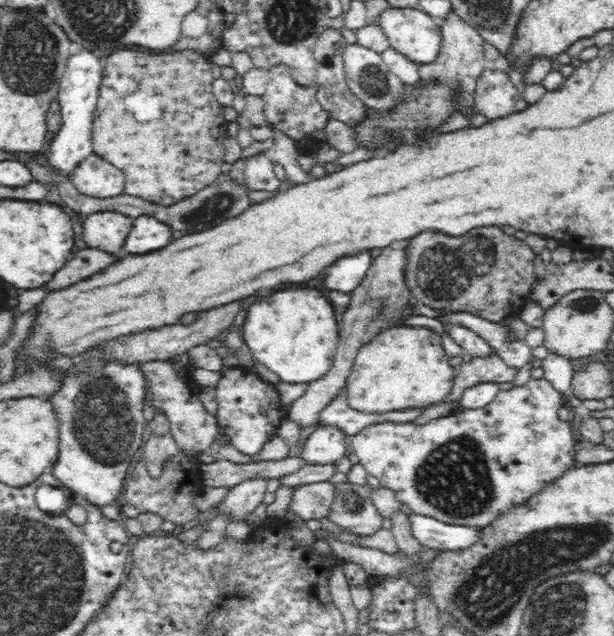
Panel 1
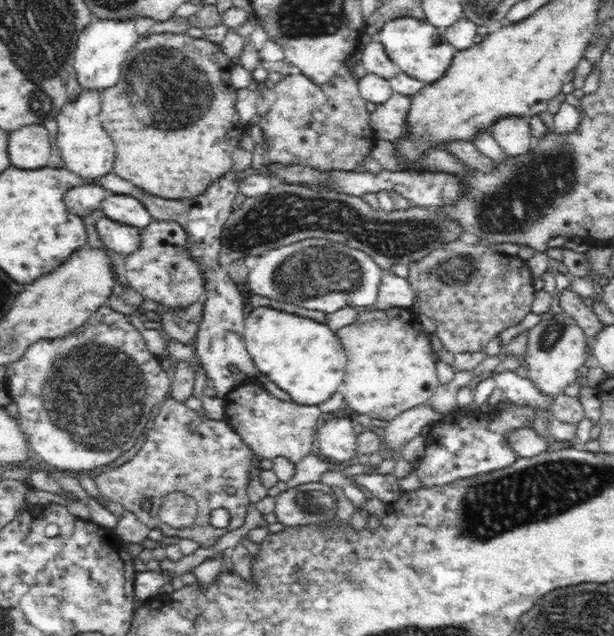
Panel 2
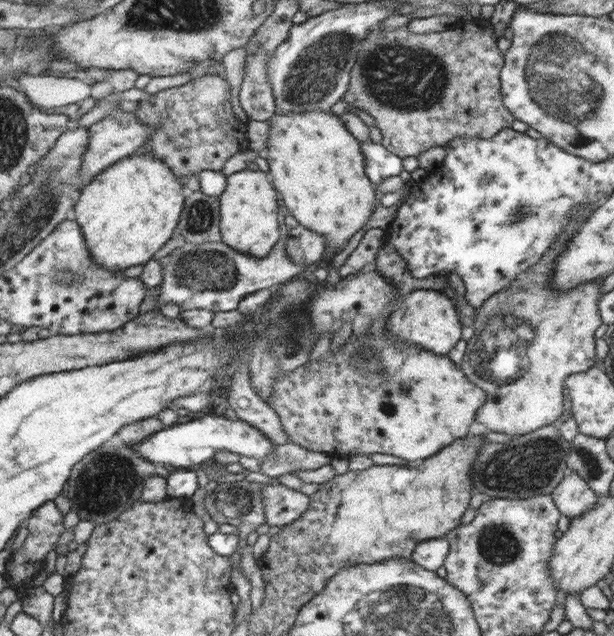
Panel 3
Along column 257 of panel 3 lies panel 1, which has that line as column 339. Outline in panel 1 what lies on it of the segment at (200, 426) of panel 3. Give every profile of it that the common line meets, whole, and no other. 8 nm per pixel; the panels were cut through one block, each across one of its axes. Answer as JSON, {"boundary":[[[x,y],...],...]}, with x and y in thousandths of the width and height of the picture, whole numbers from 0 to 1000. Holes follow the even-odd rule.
{"boundary":[[[516,667],[502,686],[490,717],[510,733],[544,730],[570,711],[565,687],[547,670]]]}

